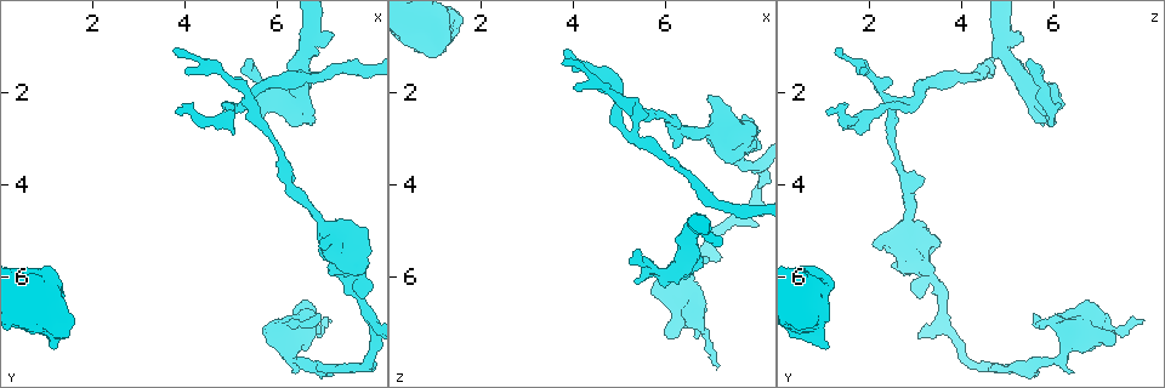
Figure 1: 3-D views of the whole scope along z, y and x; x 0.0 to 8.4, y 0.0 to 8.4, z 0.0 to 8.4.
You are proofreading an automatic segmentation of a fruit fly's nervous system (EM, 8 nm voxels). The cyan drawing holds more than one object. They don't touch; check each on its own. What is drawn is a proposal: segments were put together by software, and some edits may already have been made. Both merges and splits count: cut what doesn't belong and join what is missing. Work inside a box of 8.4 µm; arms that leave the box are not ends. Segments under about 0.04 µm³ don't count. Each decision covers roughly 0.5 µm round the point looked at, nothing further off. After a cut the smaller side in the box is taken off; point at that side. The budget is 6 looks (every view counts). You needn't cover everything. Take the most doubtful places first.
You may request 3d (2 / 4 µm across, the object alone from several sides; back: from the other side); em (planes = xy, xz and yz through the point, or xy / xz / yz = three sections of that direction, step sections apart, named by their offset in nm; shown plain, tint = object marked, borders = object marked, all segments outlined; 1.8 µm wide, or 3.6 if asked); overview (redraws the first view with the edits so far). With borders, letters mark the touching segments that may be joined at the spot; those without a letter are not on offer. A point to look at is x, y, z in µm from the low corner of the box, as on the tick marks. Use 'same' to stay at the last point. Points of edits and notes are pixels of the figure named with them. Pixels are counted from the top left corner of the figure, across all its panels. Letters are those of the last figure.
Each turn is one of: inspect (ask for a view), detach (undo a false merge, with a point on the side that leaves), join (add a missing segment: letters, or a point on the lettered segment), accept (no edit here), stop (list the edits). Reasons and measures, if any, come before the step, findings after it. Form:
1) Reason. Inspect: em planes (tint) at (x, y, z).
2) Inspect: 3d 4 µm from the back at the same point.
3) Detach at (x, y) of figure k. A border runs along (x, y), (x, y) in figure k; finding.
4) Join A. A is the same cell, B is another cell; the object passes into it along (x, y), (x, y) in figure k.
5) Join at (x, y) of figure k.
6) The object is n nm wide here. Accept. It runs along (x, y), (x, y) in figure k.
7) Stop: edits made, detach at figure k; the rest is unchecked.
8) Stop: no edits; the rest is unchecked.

Branch stops here. Inspect: em planes (tint) at (1.20, 7.50, 1.10).

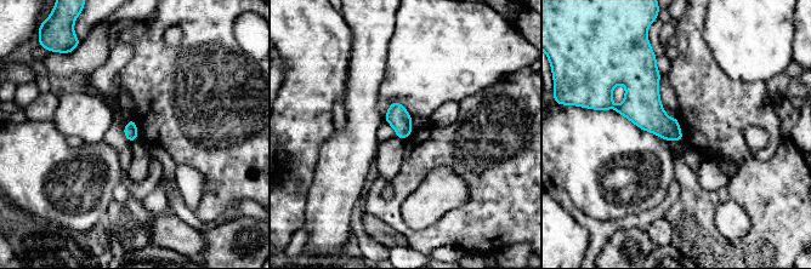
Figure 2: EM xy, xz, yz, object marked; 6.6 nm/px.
See the neighbours. Inspect: em planes (borders) at the same point.

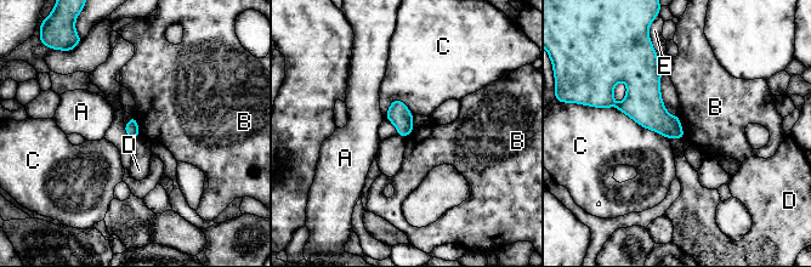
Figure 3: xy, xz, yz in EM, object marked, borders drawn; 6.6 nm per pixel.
Accept. A, B, C, D and E are other cells; a border runs along (676, 115), (685, 137) in figure 3; none of them fits.

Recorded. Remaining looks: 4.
Free end. Inspect: em planes (borders) at (5.30, 1.30, 5.45).

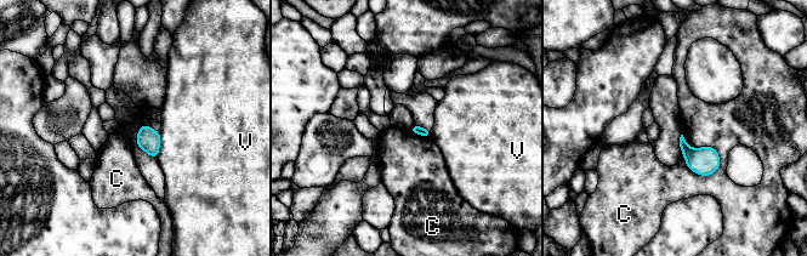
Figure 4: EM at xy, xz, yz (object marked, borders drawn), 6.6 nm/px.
Accept. C and V are other cells; a border runs along (682, 134), (716, 151), (715, 172) in figure 4; no lettered segment goes on from it.

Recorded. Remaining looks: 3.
Inspect: em 3.6 µm xz step 16 (borders) at (5.40, 2.15, 2.90).

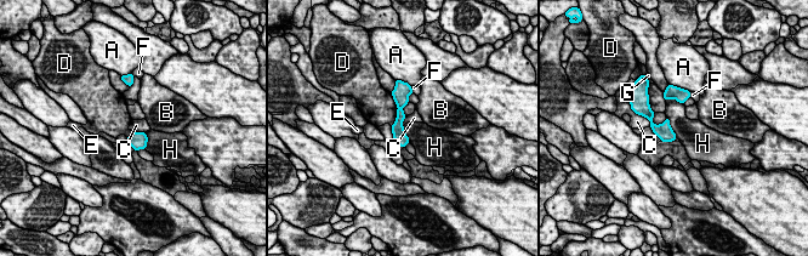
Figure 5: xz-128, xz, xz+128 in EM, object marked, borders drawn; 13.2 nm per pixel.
Another direction. Inspect: em 3.6 µm planes (borders) at the same point.

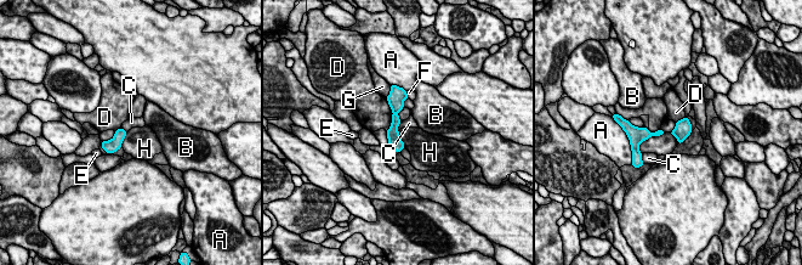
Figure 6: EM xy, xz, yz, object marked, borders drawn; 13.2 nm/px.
The object is 140 nm wide here. Detach at (393, 129) of figure 6. A, B, C, D, E, F, G and H are other cells; a border runs along (393, 112), (397, 113) in figure 6; two cells meet here.

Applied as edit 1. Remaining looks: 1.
Stop: edits made, detach at figure 6; the rest is unchecked.

